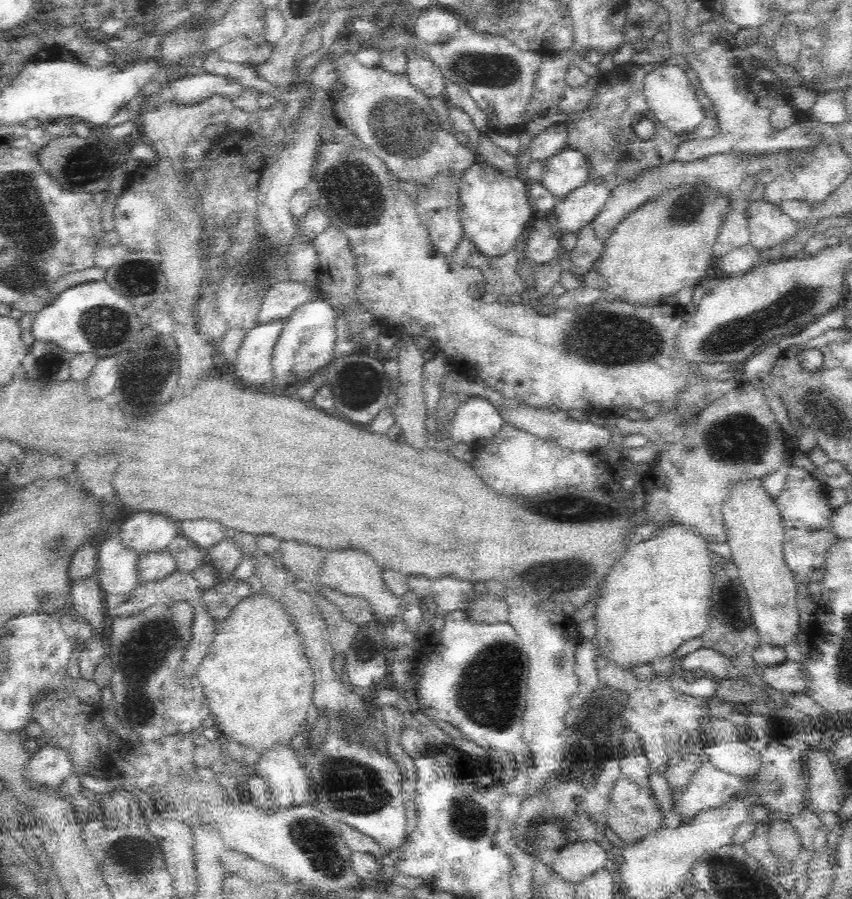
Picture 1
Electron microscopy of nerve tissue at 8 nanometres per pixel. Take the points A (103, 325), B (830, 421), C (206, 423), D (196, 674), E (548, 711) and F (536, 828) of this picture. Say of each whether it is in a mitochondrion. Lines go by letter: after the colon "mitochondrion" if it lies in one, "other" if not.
A: mitochondrion
B: mitochondrion
C: other
D: other
E: other
F: mitochondrion

